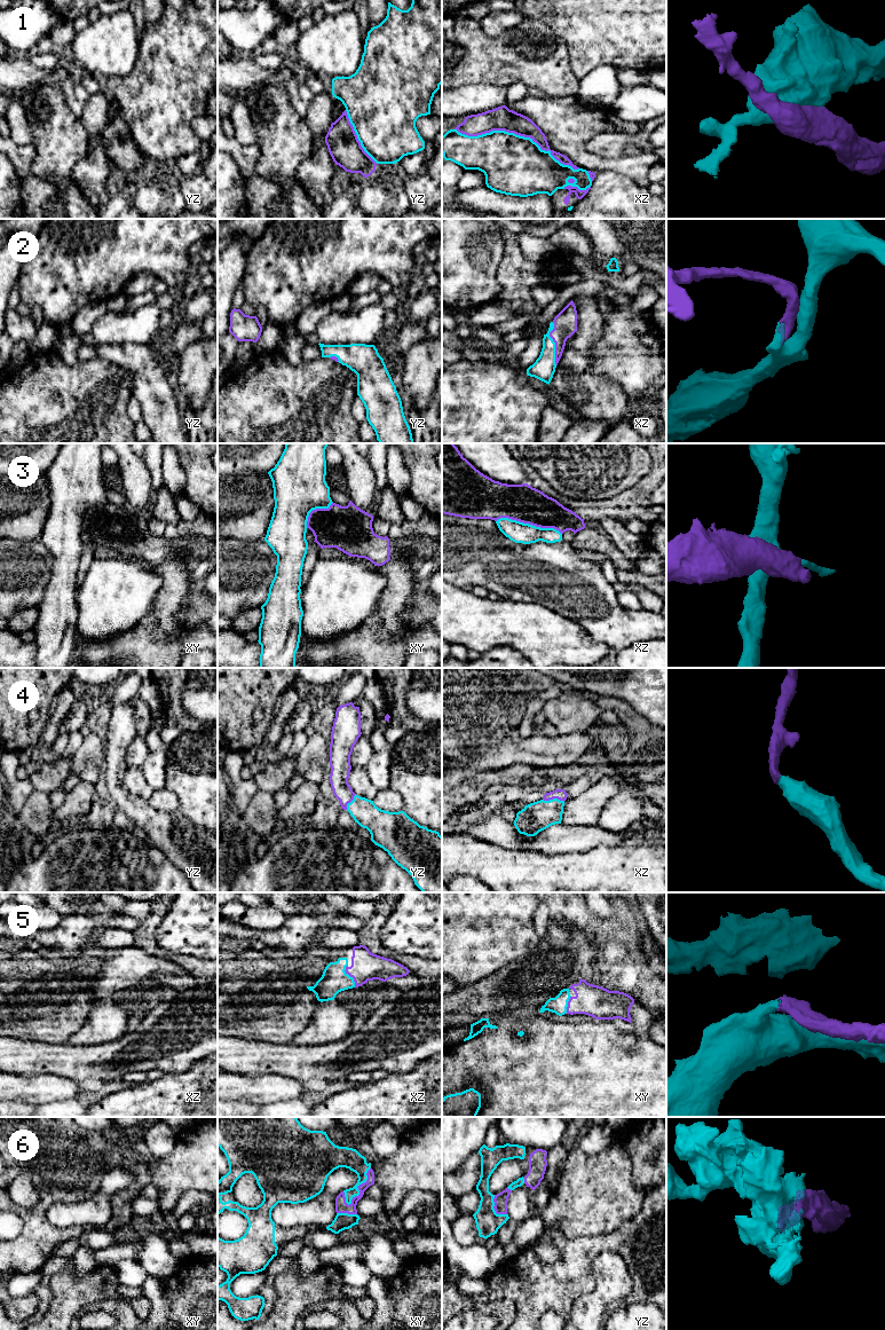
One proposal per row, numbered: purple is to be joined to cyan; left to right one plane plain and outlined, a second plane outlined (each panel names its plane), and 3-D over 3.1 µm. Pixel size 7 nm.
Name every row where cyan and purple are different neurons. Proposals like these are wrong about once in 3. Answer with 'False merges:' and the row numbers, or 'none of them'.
False merges: 1, 3

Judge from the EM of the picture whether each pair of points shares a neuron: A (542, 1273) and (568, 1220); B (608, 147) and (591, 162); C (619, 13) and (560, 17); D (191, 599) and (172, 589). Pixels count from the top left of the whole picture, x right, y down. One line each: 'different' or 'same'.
A: different
B: different
C: same
D: different

